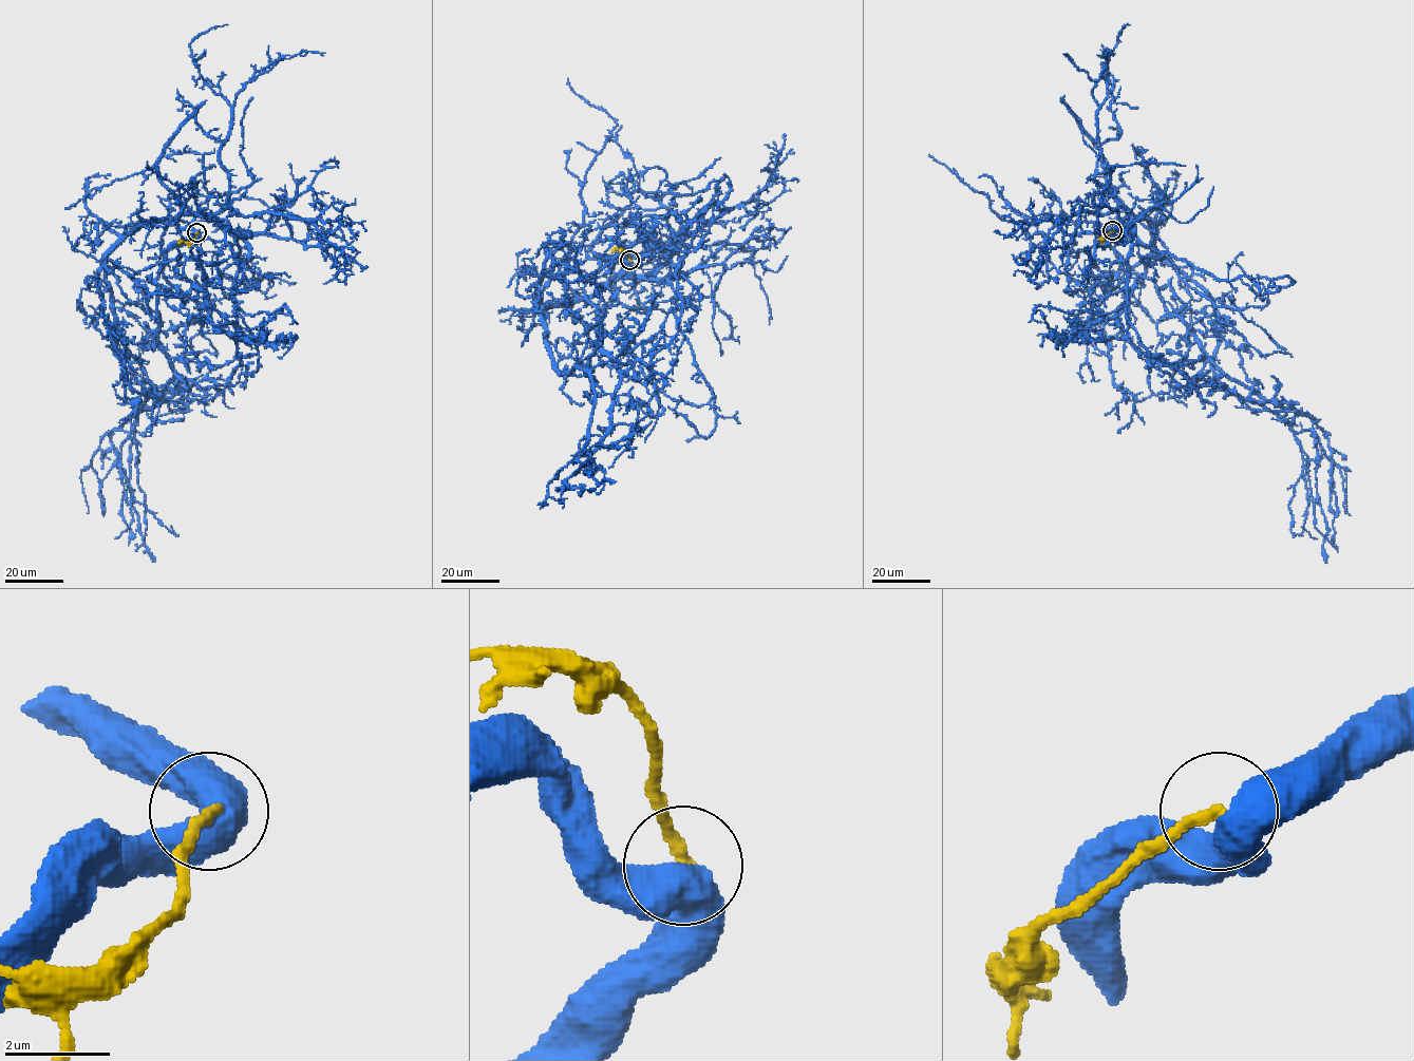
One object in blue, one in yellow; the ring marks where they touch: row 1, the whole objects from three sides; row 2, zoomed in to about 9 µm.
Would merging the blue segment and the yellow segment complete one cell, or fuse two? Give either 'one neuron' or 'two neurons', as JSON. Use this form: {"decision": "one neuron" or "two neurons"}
{"decision": "two neurons"}

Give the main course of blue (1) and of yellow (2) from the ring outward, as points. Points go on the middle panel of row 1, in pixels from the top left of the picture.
1: (630, 260), (591, 296), (541, 310), (554, 365), (582, 367), (592, 385), (576, 458), (600, 444), (629, 456)
2: (630, 260), (622, 248), (611, 252)

